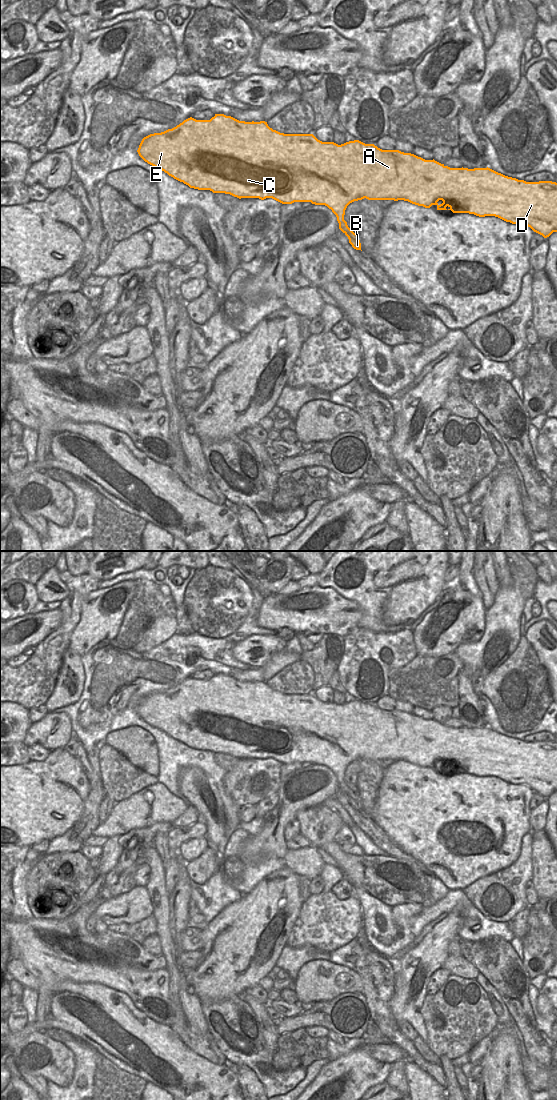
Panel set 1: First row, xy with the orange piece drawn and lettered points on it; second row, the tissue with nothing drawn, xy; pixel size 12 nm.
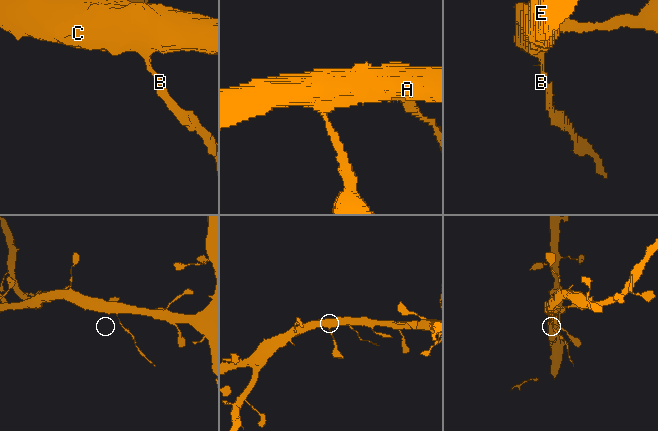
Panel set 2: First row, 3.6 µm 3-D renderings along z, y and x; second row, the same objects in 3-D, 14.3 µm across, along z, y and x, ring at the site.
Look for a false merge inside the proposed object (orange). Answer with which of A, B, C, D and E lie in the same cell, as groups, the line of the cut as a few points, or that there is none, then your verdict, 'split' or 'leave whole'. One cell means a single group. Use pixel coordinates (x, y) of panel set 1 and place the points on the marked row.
A C D E / B | xy (344, 220), (340, 223), (339, 228) | split

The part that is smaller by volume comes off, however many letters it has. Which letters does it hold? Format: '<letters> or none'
B

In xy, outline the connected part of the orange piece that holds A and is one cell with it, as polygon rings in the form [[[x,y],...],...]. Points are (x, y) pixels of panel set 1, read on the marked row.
[[[215,114],[214,117],[212,117],[210,120],[196,120],[192,117],[184,120],[182,123],[180,123],[179,125],[177,125],[176,127],[172,128],[172,129],[168,129],[164,132],[161,133],[154,133],[154,134],[150,134],[146,137],[144,137],[139,145],[139,148],[137,150],[139,156],[148,164],[164,171],[165,173],[167,173],[169,176],[173,177],[174,179],[183,182],[184,184],[188,185],[190,188],[194,188],[194,189],[198,189],[198,190],[210,190],[213,193],[225,193],[225,194],[230,194],[234,197],[237,197],[239,199],[241,198],[259,198],[261,200],[264,200],[266,198],[272,198],[282,204],[292,204],[294,202],[311,202],[312,204],[315,205],[325,205],[327,206],[329,209],[332,210],[332,212],[336,215],[337,217],[337,221],[339,223],[339,229],[340,229],[340,223],[344,222],[344,215],[345,215],[345,210],[347,208],[347,206],[354,202],[354,201],[358,201],[358,200],[362,200],[364,198],[368,199],[368,200],[394,200],[394,201],[398,201],[398,200],[404,200],[404,201],[408,201],[412,204],[418,205],[418,206],[423,206],[425,208],[430,208],[432,205],[436,205],[437,206],[437,210],[447,210],[446,207],[448,206],[449,209],[451,210],[453,213],[469,213],[469,214],[474,214],[476,216],[479,217],[485,217],[485,216],[495,216],[498,217],[506,222],[510,222],[512,224],[523,224],[526,225],[528,227],[530,227],[534,232],[542,235],[544,238],[549,237],[553,232],[557,232],[557,183],[556,182],[552,182],[552,181],[539,181],[539,182],[526,182],[524,180],[518,180],[516,178],[512,178],[512,177],[508,177],[505,176],[501,173],[498,173],[490,168],[474,168],[474,169],[468,169],[468,168],[450,168],[448,166],[445,166],[444,164],[441,164],[437,161],[433,160],[425,160],[421,157],[418,157],[414,154],[411,153],[404,153],[401,152],[399,150],[382,150],[380,148],[378,148],[377,146],[375,146],[374,144],[365,144],[359,140],[354,140],[354,141],[349,141],[346,142],[344,144],[338,145],[334,142],[322,142],[320,140],[318,140],[313,134],[284,134],[284,133],[280,133],[276,130],[273,130],[272,128],[270,128],[267,124],[267,122],[265,121],[260,121],[260,122],[245,122],[245,121],[239,121],[231,116],[226,116],[224,114]]]

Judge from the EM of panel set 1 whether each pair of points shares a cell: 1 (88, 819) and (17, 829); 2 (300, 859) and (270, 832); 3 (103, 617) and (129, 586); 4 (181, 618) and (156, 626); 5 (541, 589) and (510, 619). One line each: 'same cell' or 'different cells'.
1: different cells
2: different cells
3: same cell
4: different cells
5: different cells

